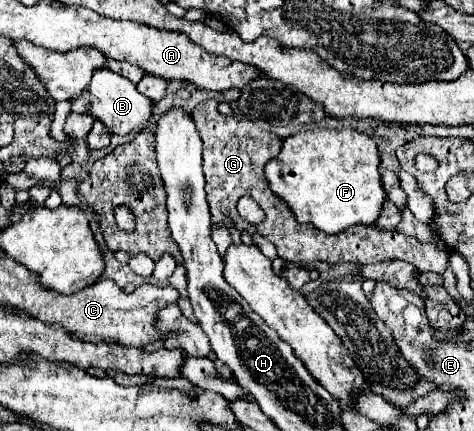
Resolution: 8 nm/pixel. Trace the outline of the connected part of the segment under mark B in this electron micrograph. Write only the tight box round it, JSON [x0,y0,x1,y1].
[71,68,153,134]

